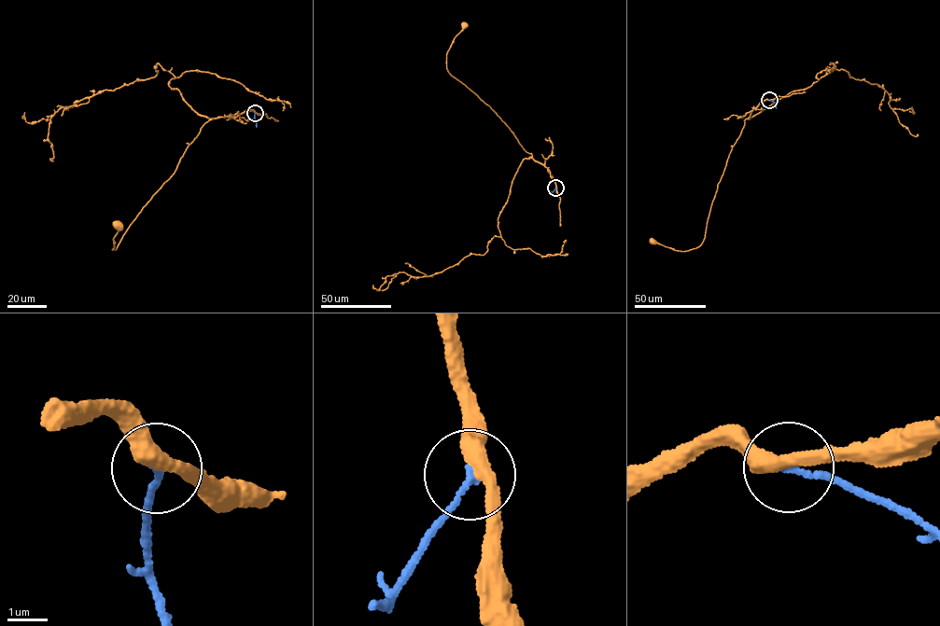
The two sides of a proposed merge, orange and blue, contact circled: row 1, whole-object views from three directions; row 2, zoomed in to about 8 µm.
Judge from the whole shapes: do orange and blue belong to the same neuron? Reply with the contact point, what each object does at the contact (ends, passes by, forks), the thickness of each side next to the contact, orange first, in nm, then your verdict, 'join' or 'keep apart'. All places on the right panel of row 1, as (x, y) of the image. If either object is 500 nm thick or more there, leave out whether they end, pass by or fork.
place (769, 100); orange passes by; blue ends; calibres 360 and 190 nm; join

